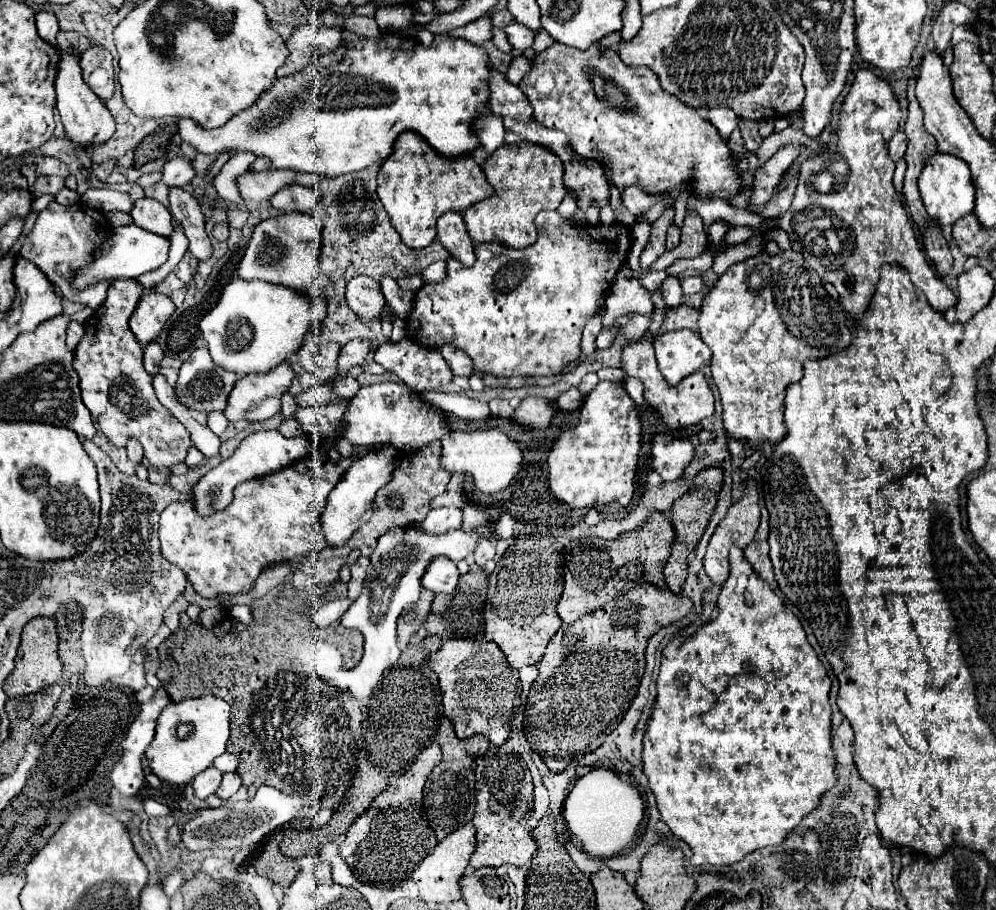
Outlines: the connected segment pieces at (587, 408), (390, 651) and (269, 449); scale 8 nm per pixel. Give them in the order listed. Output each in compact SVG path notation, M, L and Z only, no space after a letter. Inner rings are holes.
M607 380L599 382L595 390L585 398L585 404L581 406L579 422L563 430L549 450L547 462L549 462L551 492L573 508L591 508L613 500L619 502L621 506L627 506L635 492L633 482L635 482L635 470L639 462L639 448L641 448L639 442L641 442L641 424L639 424L635 402L627 396L625 388L619 382L607 382Z
M409 526L409 528L393 528L389 532L385 532L381 536L381 540L377 542L377 548L375 552L371 554L371 566L367 570L367 578L365 578L365 588L363 588L363 594L351 604L351 608L343 614L341 618L341 624L347 626L347 628L355 628L359 632L363 632L365 636L365 652L363 652L363 658L361 658L361 666L369 668L369 672L373 670L375 674L383 676L383 684L391 684L391 680L397 680L397 672L401 672L397 660L401 656L401 648L399 648L399 642L397 642L397 634L395 634L395 626L397 626L397 618L401 614L401 610L407 606L407 604L413 604L417 598L419 598L419 592L421 592L421 582L419 578L423 576L427 564L431 558L435 558L437 554L443 554L443 556L449 556L453 562L459 562L459 560L465 560L467 556L473 554L475 546L477 546L477 536L479 534L465 534L463 530L451 530L447 532L445 536L429 536L429 534L423 534L419 532L417 528ZM373 642L379 642L381 648L377 648Z
M259 430L249 434L239 448L235 450L235 454L227 460L223 460L219 466L215 466L213 470L209 470L195 486L195 504L199 514L209 514L209 512L217 512L223 510L231 498L233 498L233 488L241 482L247 482L251 478L261 478L267 474L273 474L281 468L287 468L289 464L295 464L297 460L309 456L313 452L313 442L309 440L309 436L299 436L299 438L285 438L281 436L279 430Z

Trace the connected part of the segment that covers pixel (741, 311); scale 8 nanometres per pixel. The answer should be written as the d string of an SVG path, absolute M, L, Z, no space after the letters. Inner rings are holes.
M763 250L761 254L751 256L721 274L713 288L703 296L697 332L713 350L711 374L721 394L723 426L731 438L745 438L751 444L759 444L763 440L779 442L785 436L783 398L787 386L801 380L803 362L839 352L851 342L845 312L831 300L817 272L807 268L803 256L793 250L781 250L775 256Z

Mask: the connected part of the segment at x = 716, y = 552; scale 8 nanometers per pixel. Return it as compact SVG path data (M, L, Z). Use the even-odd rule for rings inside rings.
M751 482L747 486L747 490L743 492L743 496L729 506L729 512L727 512L725 520L719 522L719 526L715 528L715 532L713 532L713 536L711 536L711 540L707 544L707 552L705 552L705 558L703 558L703 566L705 566L707 576L715 584L721 586L727 580L727 576L729 576L729 560L727 560L727 554L729 554L731 546L745 548L753 540L753 536L755 536L755 530L759 526L759 518L761 518L761 514L759 514L759 506L757 506L757 488Z

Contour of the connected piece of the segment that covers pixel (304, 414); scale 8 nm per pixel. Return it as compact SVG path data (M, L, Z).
M347 402L343 404L327 404L327 406L309 406L309 408L299 408L295 418L301 422L303 430L319 438L319 442L333 442L339 436L341 428L341 418L343 412L347 410Z

